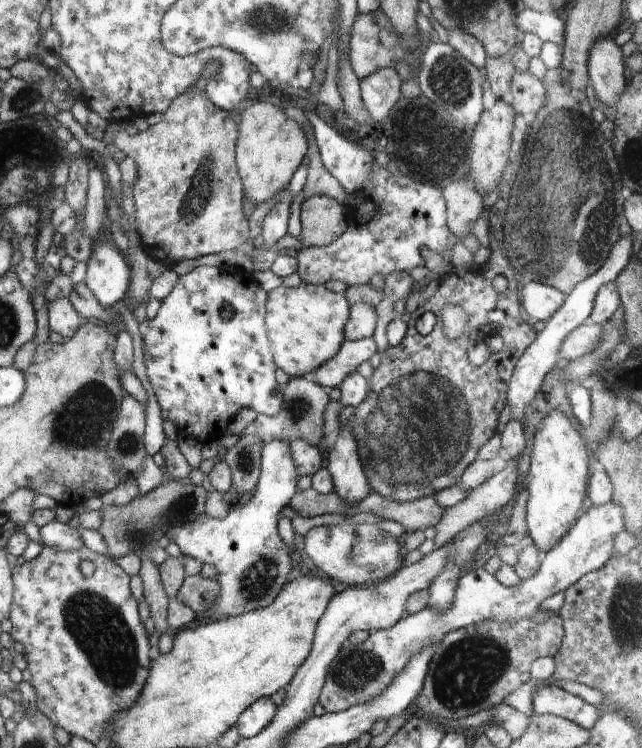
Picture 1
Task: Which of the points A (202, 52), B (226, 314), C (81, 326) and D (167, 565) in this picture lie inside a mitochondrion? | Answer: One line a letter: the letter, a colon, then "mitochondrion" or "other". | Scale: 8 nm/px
A: other
B: mitochondrion
C: other
D: other

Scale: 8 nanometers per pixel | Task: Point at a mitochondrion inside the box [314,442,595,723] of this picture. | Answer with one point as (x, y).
(465, 675)

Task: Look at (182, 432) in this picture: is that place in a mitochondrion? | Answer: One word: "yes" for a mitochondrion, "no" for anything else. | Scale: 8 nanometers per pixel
no

